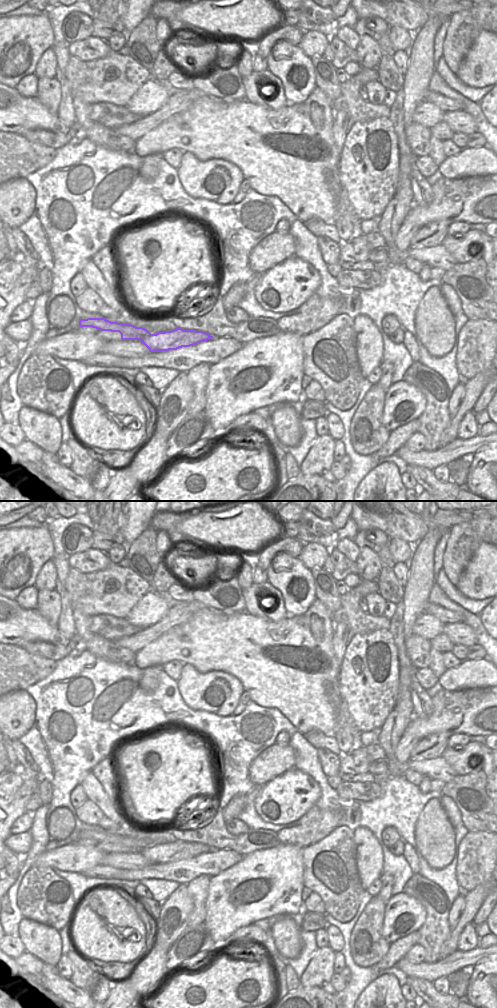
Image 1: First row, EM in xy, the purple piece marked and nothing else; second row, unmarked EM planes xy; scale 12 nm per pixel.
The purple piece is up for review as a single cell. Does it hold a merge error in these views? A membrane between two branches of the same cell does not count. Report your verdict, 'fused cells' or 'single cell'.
fused cells

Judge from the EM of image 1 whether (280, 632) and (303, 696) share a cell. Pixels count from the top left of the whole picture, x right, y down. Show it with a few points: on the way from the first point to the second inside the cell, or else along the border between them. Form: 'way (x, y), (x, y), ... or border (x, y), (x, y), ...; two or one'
way (263, 646), (261, 653), (287, 679); one

